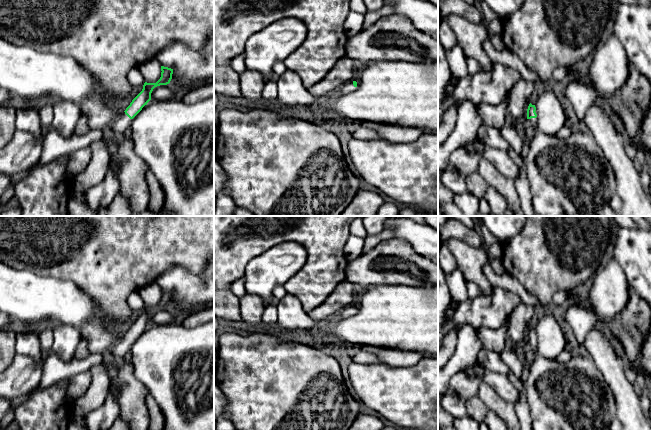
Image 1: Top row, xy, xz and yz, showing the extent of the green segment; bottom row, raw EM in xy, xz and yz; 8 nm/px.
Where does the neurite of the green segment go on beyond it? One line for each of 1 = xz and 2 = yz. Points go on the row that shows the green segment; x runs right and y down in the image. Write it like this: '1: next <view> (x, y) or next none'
1: next xz (348, 87)
2: next yz (532, 122)

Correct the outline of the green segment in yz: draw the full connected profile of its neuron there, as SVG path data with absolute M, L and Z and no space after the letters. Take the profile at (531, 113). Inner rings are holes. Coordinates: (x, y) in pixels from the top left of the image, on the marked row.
M531 103L528 106L527 109L527 122L529 127L534 131L534 133L537 132L537 111L535 105L532 105Z

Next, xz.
M356 81L347 82L340 87L342 95L351 93L351 92L355 91L356 89L357 89L357 82Z

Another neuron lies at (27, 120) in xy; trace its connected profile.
M35 109L16 110L15 126L17 130L32 134L38 141L43 140L44 130L40 123L39 111Z

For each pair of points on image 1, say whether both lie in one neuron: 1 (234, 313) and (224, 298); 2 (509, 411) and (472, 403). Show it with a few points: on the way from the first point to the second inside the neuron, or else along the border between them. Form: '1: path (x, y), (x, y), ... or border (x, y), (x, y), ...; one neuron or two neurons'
1: path (230, 309), (224, 302); one neuron
2: border (477, 395), (488, 409); two neurons

